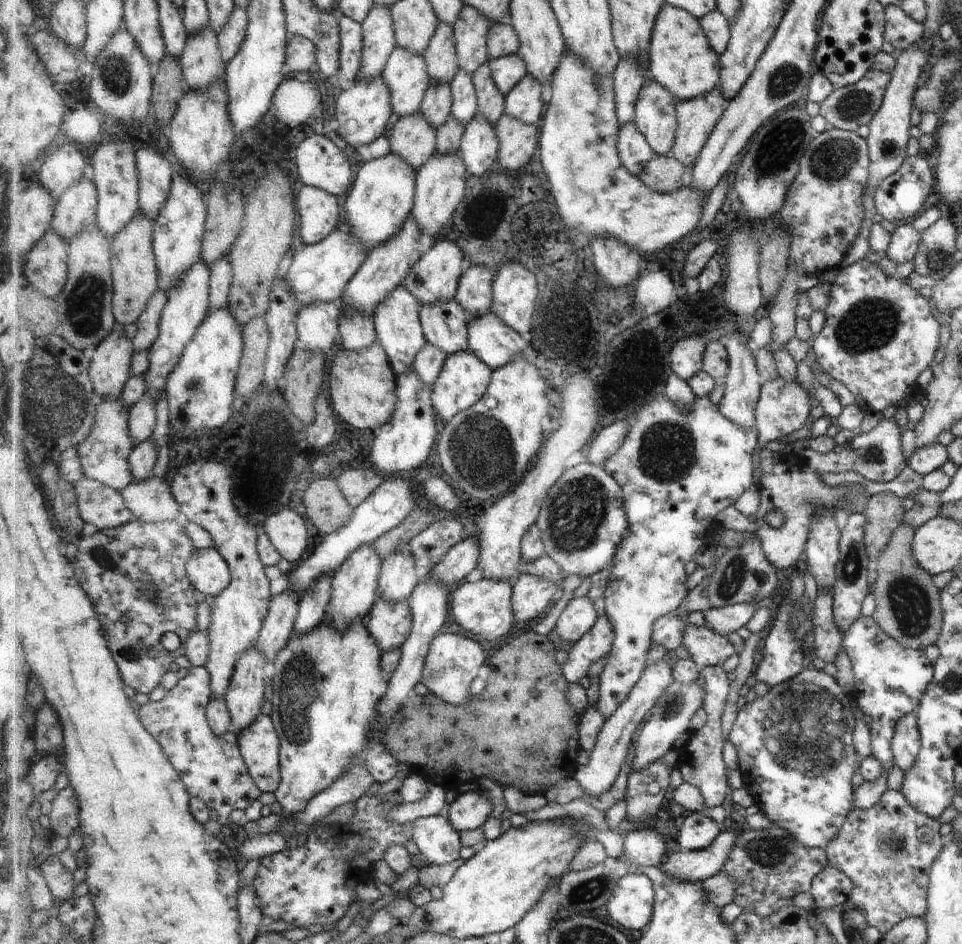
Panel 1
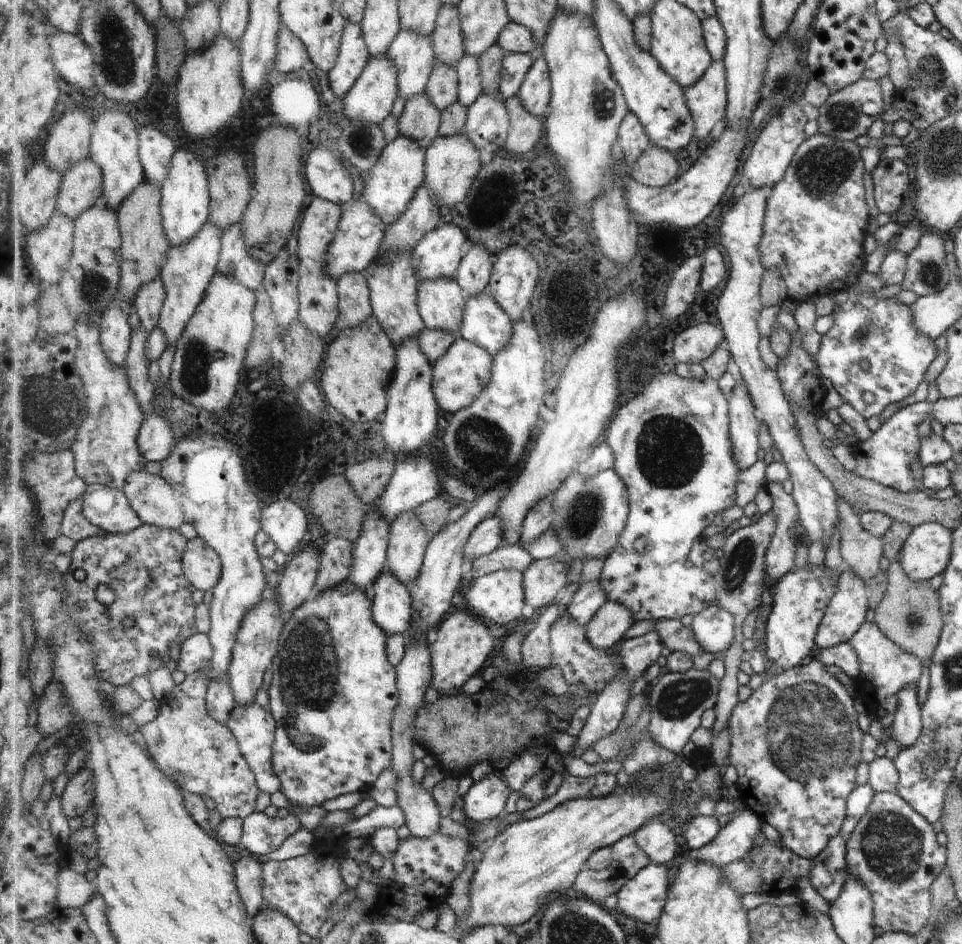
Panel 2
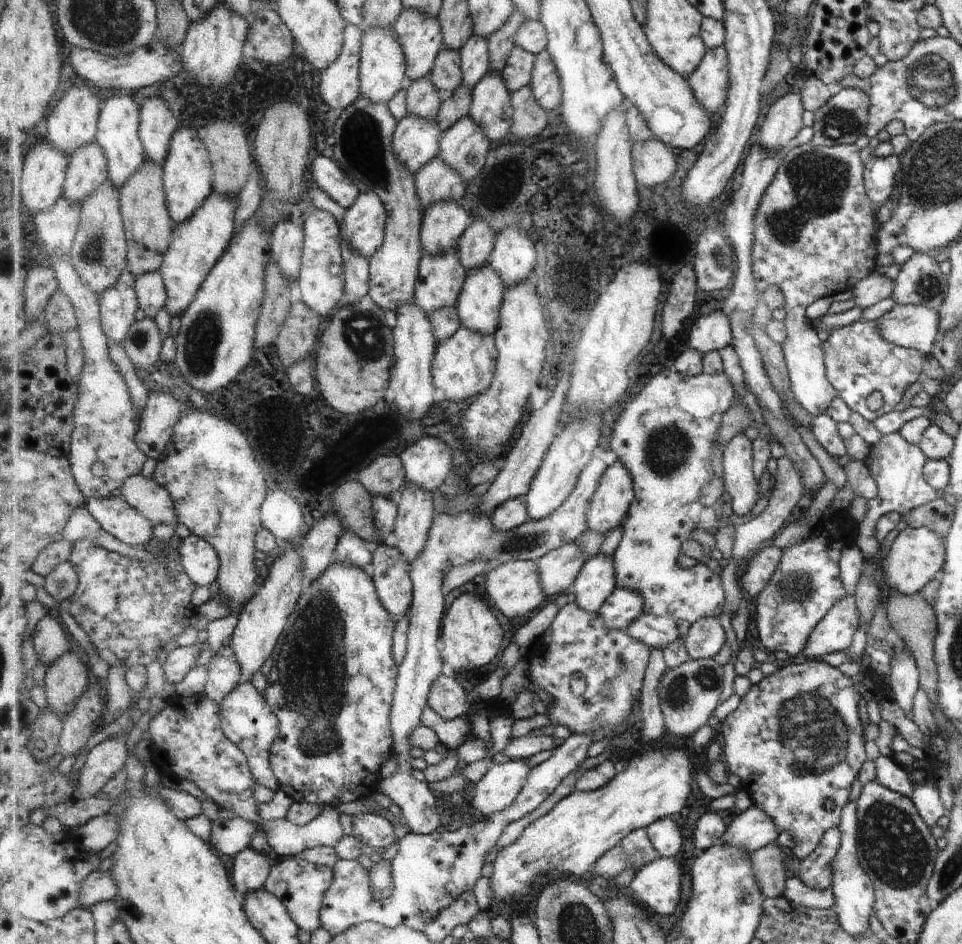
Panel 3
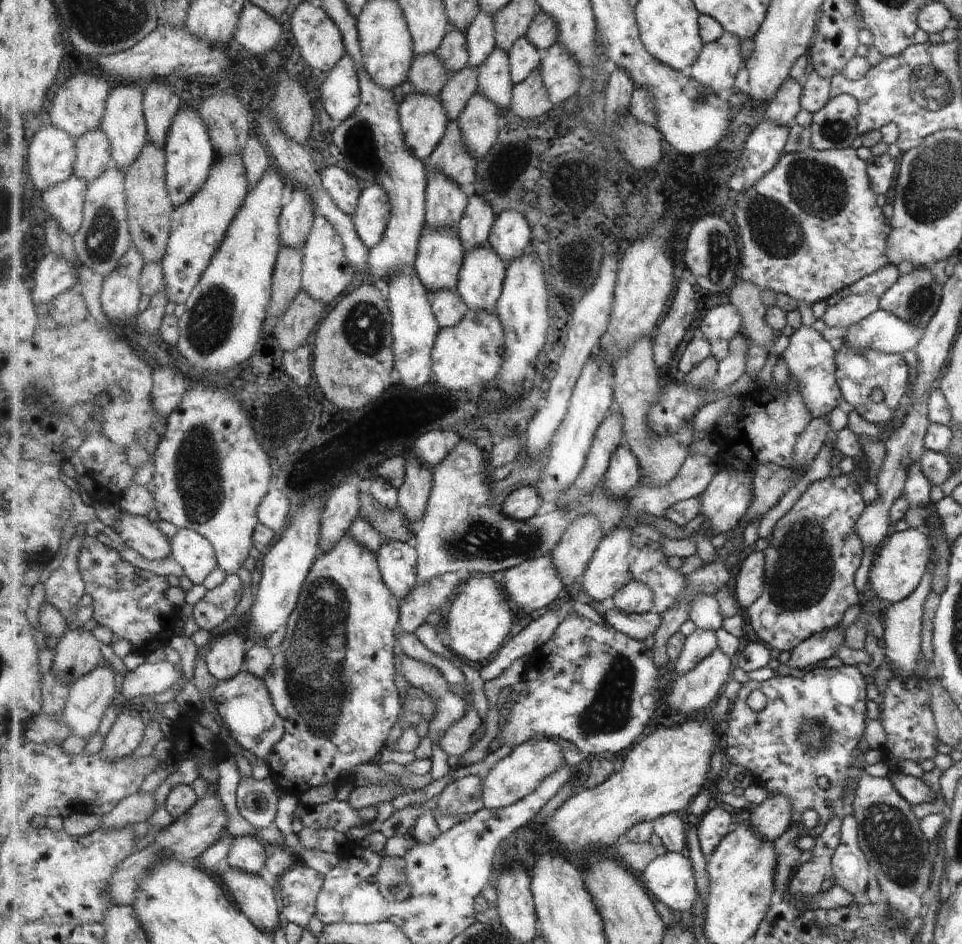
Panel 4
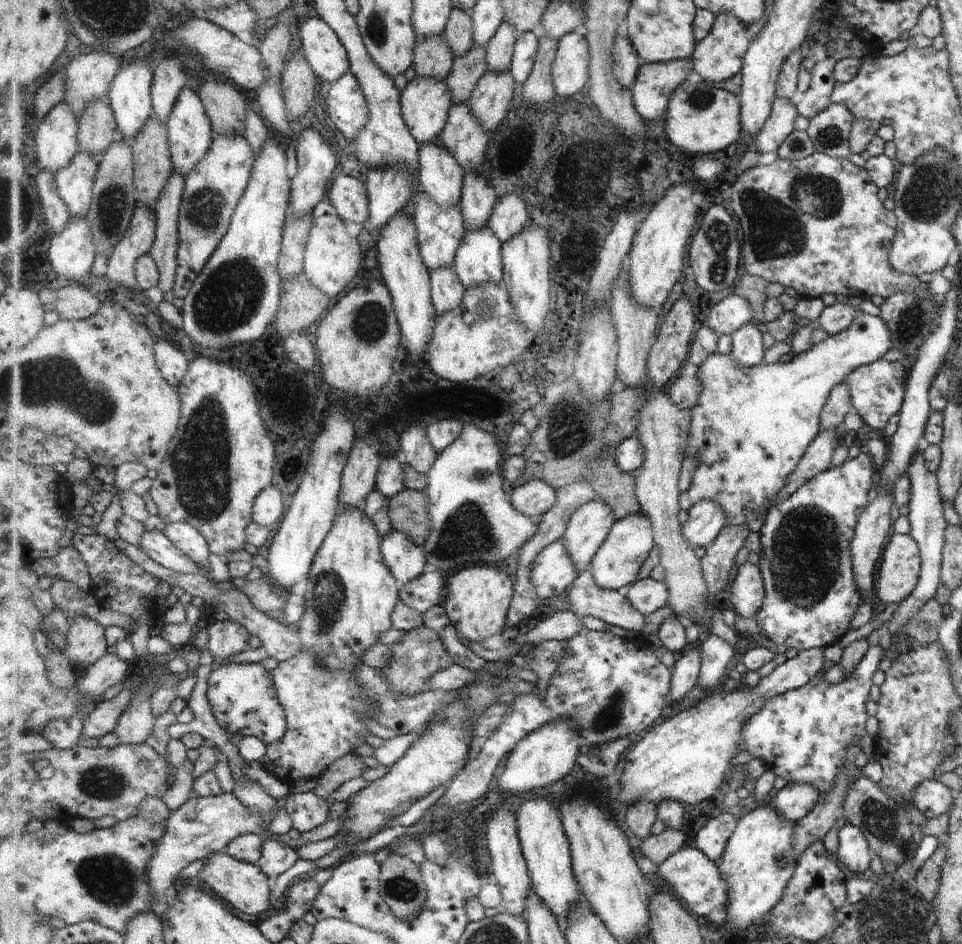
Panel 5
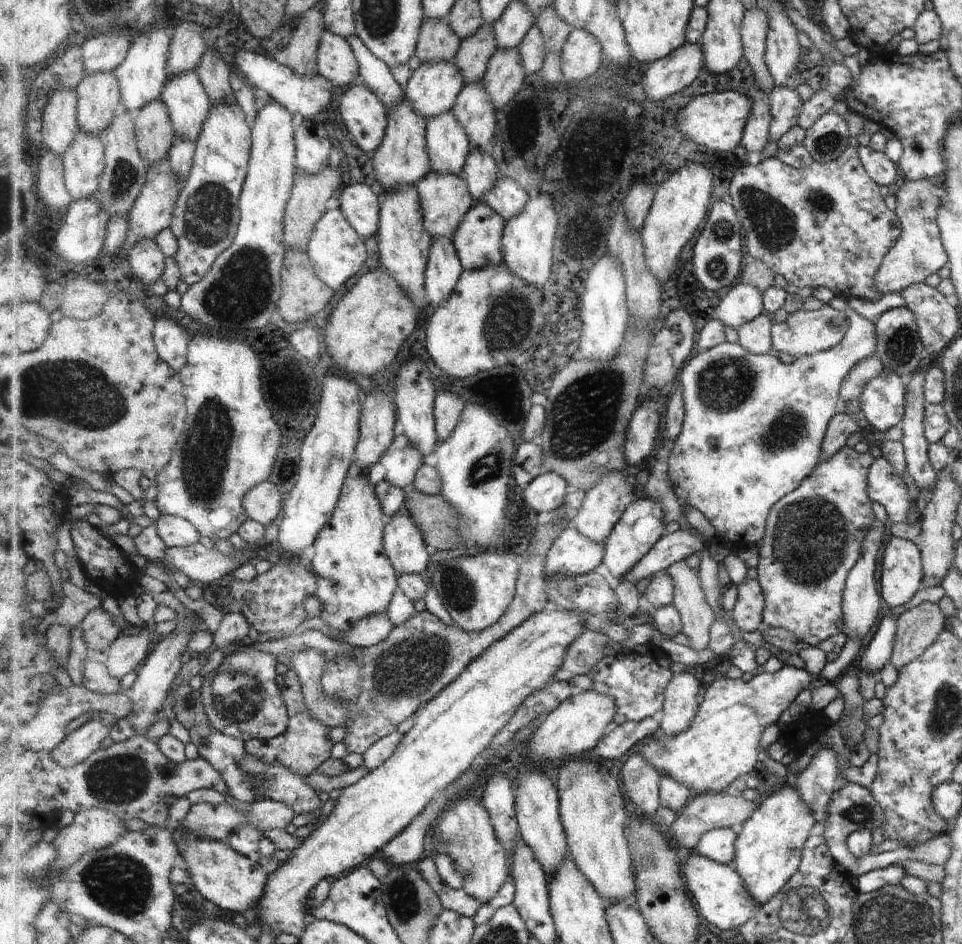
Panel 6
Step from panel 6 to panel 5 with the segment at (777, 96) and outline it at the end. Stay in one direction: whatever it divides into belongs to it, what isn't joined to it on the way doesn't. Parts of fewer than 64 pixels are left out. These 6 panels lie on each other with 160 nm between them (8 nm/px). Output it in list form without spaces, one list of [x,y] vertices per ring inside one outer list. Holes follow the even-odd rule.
[[[776,98],[768,122],[765,122],[763,130],[754,137],[752,149],[759,154],[777,153],[783,142],[795,132],[795,122],[799,116],[797,107],[791,100]]]

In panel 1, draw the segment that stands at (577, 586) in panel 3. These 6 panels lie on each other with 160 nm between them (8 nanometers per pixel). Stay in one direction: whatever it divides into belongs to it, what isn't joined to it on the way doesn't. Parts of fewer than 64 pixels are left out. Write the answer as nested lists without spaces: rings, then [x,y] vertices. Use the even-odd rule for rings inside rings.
[[[588,597],[572,598],[556,621],[555,631],[562,641],[579,642],[598,621],[597,610]]]

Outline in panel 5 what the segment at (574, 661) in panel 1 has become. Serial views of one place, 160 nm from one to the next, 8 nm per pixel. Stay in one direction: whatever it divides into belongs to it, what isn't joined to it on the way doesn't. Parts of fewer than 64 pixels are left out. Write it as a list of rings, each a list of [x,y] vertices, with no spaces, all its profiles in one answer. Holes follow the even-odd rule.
[[[648,577],[631,585],[625,596],[637,612],[647,616],[668,605],[670,591],[665,582]]]

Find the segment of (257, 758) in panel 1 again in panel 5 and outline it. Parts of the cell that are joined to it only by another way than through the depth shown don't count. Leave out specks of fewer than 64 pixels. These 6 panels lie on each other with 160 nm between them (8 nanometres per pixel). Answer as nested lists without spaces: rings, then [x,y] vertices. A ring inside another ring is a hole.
[[[260,662],[245,665],[231,663],[215,668],[209,676],[208,698],[220,725],[236,739],[252,735],[269,745],[287,735],[286,714],[277,700],[273,676]]]

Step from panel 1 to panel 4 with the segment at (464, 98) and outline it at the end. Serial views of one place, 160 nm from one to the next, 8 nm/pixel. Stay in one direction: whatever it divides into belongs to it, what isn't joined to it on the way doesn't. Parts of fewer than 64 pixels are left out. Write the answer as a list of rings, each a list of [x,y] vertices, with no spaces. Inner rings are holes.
[[[480,10],[476,21],[467,30],[469,62],[473,68],[479,68],[485,64],[485,60],[495,50],[497,42],[495,38],[495,20],[489,12]]]

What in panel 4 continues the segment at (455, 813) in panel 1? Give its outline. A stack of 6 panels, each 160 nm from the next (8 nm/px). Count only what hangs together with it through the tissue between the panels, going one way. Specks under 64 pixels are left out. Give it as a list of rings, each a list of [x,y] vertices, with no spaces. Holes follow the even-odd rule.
[[[533,738],[519,747],[515,747],[510,754],[501,759],[489,772],[484,779],[483,800],[486,808],[498,810],[508,808],[523,800],[541,786],[541,780],[551,776],[555,770],[559,770],[565,764],[565,756],[559,742],[553,738]]]

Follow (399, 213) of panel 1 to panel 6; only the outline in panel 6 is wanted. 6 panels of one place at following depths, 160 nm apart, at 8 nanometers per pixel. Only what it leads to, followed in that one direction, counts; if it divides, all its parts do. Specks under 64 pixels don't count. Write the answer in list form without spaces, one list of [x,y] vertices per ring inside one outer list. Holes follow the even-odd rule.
[[[455,62],[420,64],[404,87],[405,99],[427,122],[453,110],[464,90],[465,78]]]

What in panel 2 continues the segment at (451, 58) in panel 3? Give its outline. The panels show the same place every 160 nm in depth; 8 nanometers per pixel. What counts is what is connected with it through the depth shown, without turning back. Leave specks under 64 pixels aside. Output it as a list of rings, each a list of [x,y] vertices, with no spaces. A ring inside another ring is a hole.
[[[436,61],[426,93],[441,112],[459,100],[459,82],[456,67]]]

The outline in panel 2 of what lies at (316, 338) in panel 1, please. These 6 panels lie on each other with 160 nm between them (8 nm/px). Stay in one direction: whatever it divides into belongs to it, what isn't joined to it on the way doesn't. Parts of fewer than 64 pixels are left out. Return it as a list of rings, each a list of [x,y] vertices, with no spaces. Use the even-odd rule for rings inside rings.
[[[313,195],[305,209],[302,223],[298,230],[298,252],[300,254],[300,309],[299,318],[303,319],[325,340],[331,337],[333,326],[340,325],[340,292],[338,281],[329,276],[325,270],[325,258],[342,217],[344,206],[333,201]]]

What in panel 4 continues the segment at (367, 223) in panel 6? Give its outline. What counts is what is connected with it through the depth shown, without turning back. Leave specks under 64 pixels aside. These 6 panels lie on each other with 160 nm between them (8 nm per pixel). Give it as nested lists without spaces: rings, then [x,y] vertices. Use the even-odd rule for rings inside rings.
[[[328,166],[320,171],[322,184],[333,196],[337,206],[346,214],[353,217],[361,199],[363,185],[361,181],[346,169]]]

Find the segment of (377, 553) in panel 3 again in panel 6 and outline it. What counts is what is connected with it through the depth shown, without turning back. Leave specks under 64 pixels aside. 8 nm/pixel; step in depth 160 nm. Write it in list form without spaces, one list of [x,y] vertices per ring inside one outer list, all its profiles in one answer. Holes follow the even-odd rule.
[[[402,511],[388,521],[384,531],[384,548],[398,574],[426,573],[432,555],[427,546],[409,513]]]

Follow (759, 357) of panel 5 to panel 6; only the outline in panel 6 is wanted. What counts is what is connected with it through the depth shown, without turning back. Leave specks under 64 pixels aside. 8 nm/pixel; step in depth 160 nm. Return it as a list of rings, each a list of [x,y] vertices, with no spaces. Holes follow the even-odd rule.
[[[766,312],[752,322],[737,329],[739,344],[751,354],[769,354],[775,352],[772,340],[774,320]]]

